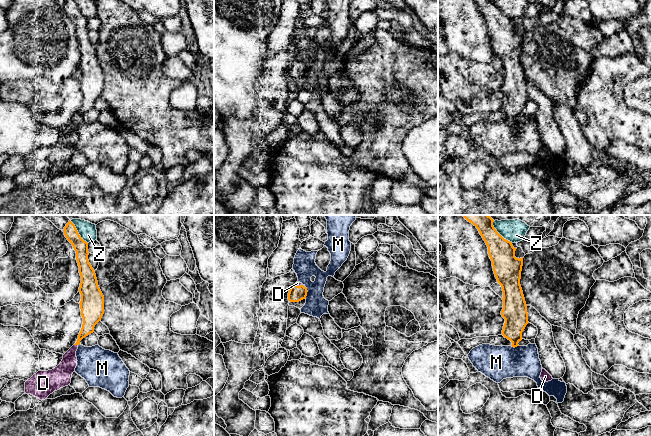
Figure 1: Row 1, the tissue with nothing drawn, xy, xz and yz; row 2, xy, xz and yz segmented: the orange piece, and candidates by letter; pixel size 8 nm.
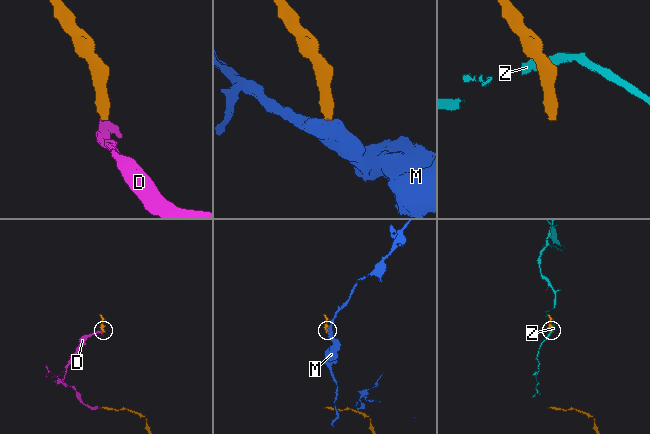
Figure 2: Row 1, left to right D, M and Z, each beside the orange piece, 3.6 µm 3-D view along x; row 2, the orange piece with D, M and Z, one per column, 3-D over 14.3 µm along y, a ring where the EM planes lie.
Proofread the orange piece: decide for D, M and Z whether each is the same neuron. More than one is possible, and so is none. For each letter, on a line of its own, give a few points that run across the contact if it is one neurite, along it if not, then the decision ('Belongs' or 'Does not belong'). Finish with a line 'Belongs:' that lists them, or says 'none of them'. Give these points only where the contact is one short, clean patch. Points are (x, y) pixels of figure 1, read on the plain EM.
D: Belongs
M: Line: xz (305, 62), (307, 67), (306, 73). Does not belong
Z: Line: yz (492, 0), (504, 14), (512, 18). Does not belong
Belongs: D

